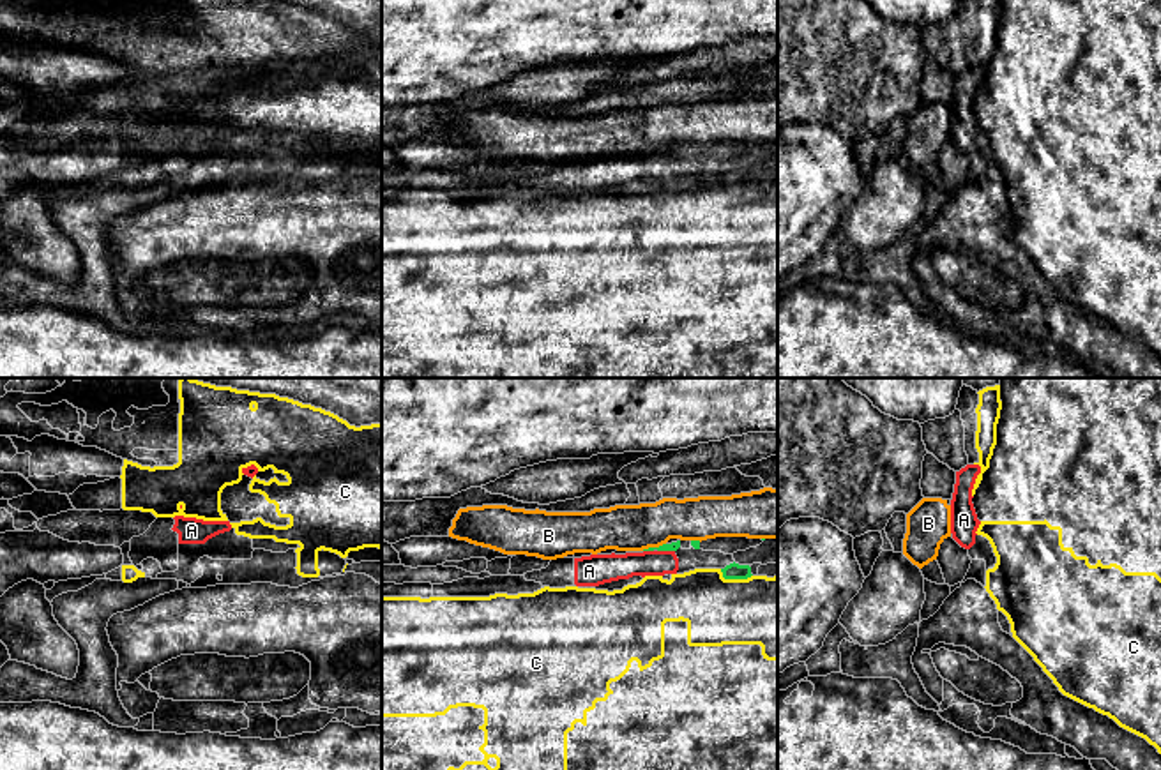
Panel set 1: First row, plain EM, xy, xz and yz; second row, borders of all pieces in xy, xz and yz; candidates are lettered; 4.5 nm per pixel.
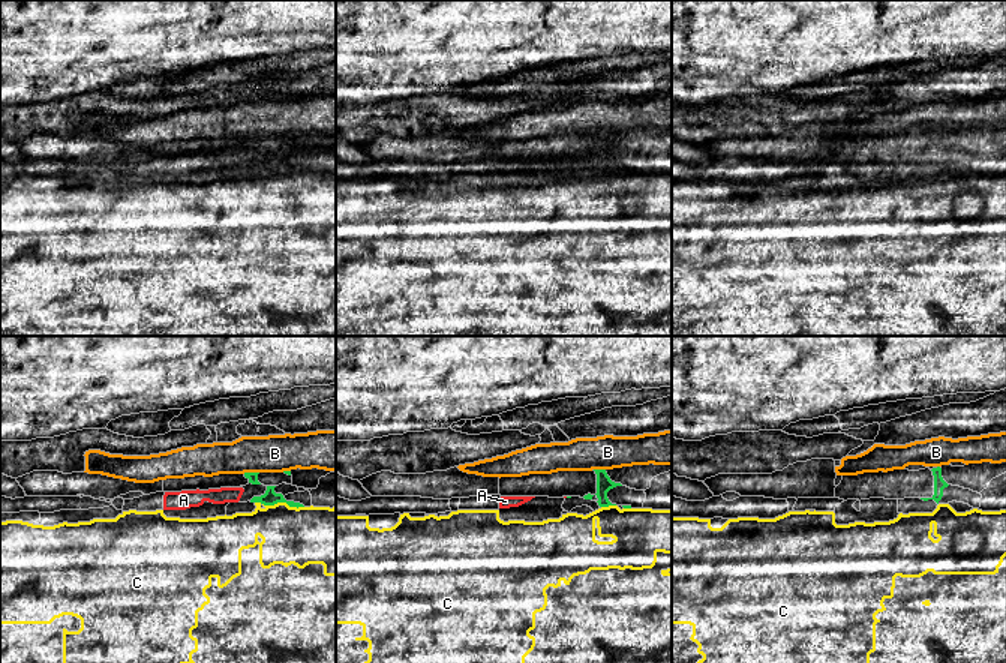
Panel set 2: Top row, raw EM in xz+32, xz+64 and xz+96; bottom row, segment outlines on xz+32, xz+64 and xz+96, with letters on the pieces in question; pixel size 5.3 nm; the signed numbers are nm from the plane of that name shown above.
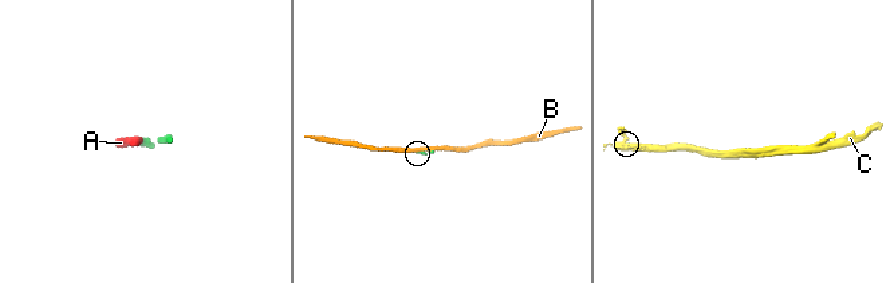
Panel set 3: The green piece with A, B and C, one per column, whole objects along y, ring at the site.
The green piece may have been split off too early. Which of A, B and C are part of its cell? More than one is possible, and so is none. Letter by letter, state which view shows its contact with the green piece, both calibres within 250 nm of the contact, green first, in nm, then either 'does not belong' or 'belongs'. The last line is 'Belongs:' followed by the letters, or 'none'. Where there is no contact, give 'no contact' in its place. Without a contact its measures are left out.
A: meets green in xz; 50 nm thick on the green side, 120 nm on the other; belongs
B: meets green in xz; 50 nm thick on the green side, 200 nm on the other; does not belong
C: meets green in xz; 80 nm thick on the green side, 320 nm on the other; does not belong
Belongs: A

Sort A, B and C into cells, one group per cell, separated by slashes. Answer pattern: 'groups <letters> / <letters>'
groups A / B / C

